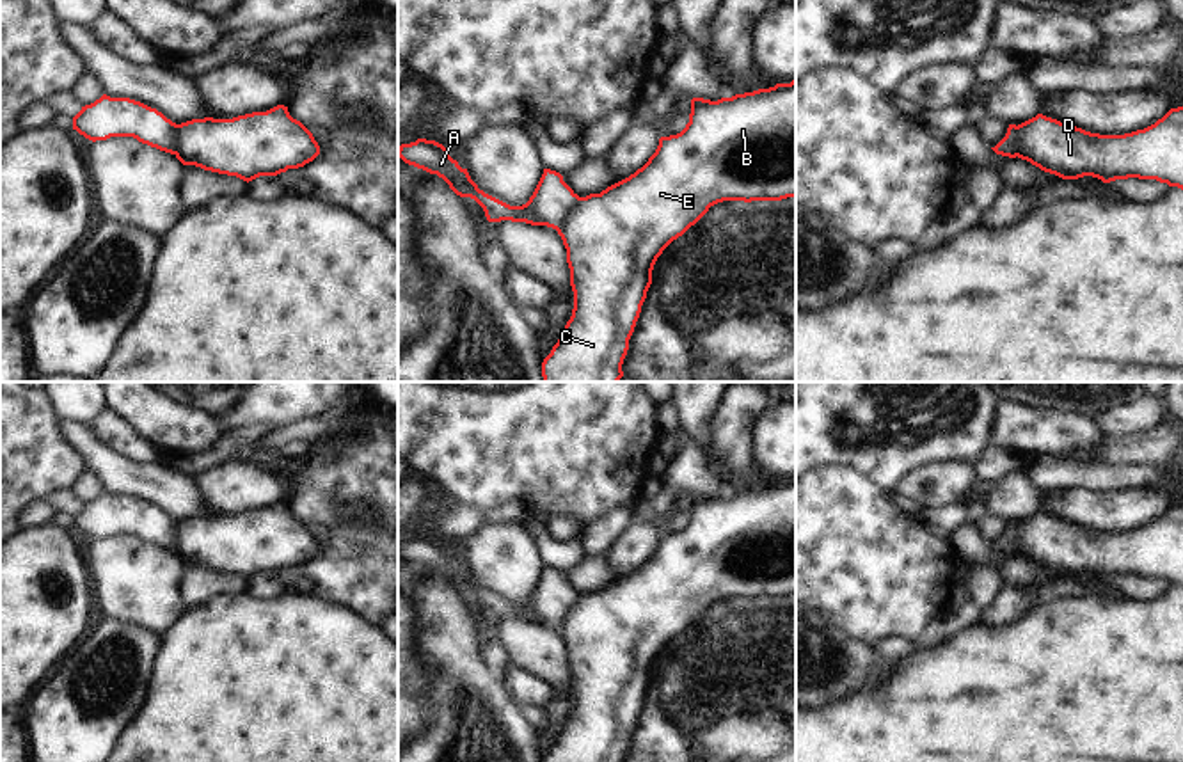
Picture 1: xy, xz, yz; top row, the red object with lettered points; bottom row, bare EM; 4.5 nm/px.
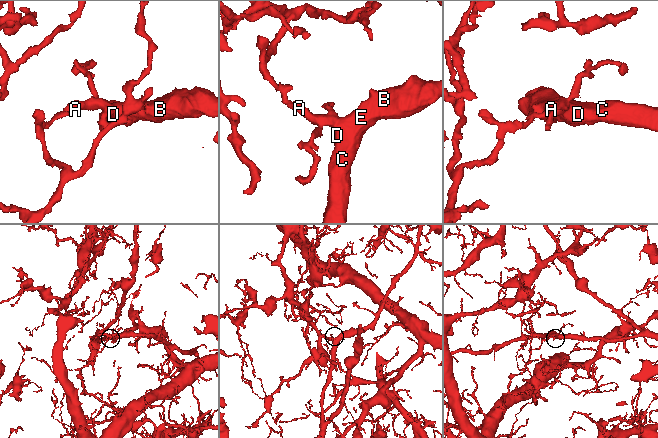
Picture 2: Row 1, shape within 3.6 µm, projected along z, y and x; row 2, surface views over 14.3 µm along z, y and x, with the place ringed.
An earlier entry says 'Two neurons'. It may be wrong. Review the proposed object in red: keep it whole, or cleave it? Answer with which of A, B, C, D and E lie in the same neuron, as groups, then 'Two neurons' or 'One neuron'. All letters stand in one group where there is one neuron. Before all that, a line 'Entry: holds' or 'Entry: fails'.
Entry: holds
Groups: A / B C D E. Two neurons.

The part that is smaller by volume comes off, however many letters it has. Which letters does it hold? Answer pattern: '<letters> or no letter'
B, C, D, E

